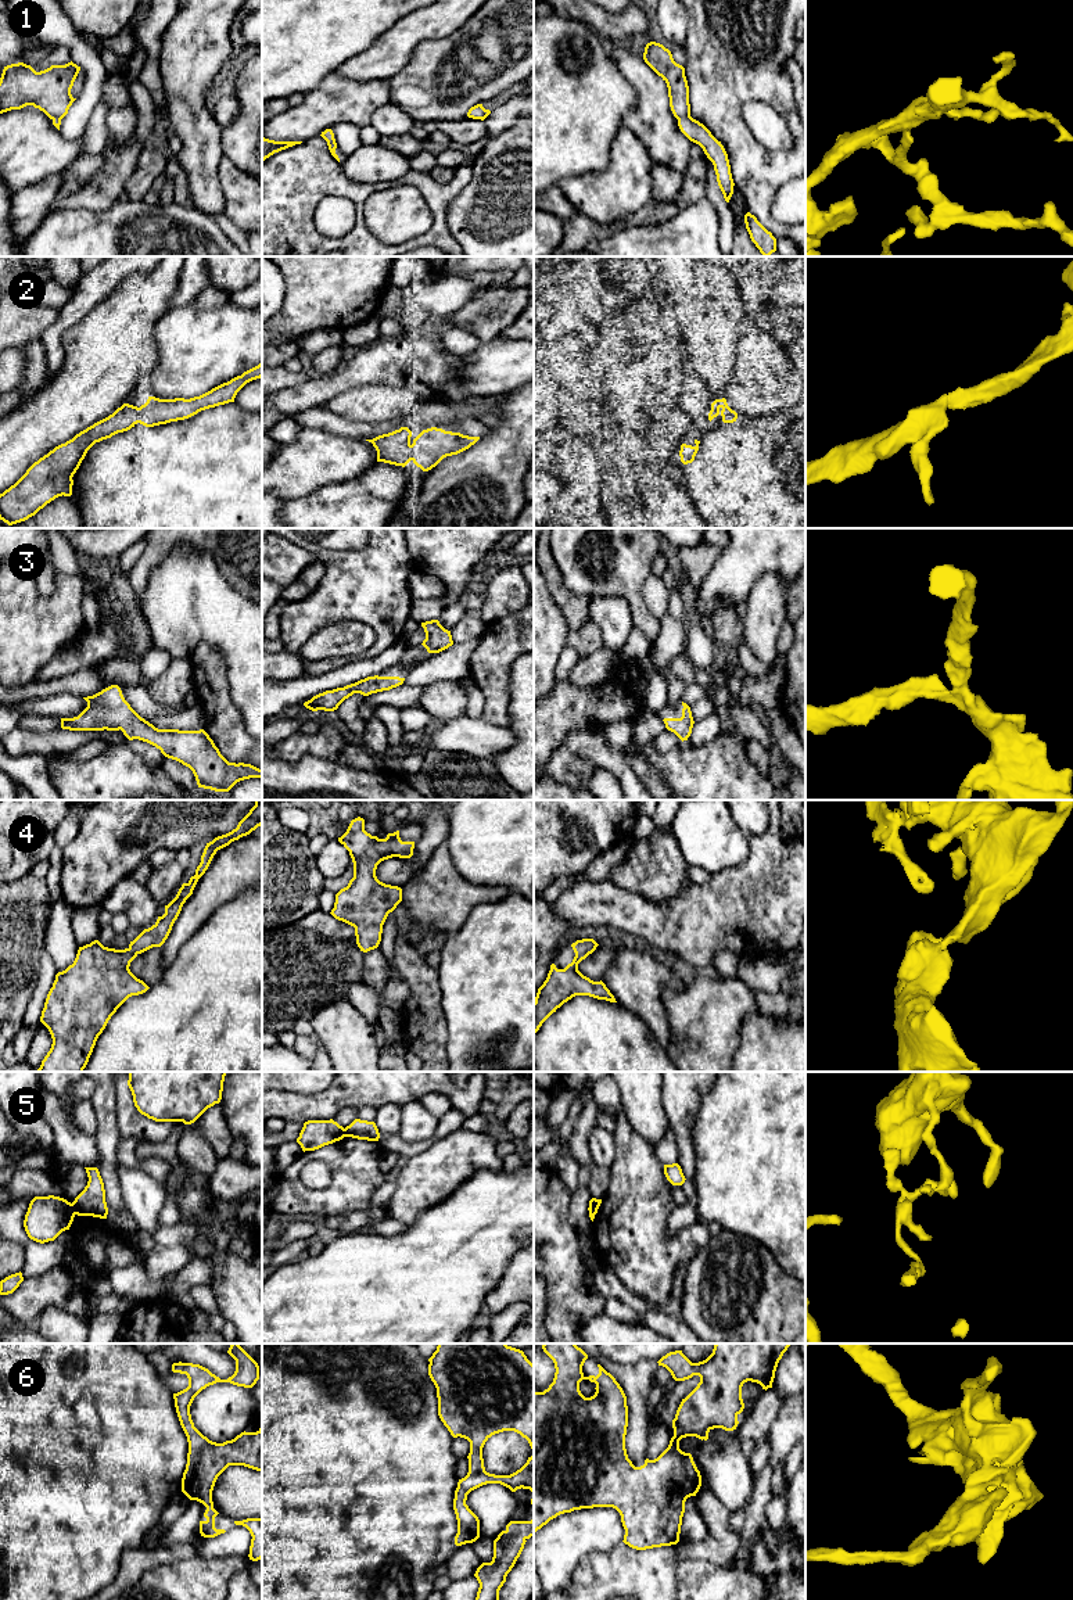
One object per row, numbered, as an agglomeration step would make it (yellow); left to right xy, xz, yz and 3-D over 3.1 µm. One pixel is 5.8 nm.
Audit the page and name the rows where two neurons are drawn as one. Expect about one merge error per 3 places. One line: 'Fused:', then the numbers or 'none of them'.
Fused: 5

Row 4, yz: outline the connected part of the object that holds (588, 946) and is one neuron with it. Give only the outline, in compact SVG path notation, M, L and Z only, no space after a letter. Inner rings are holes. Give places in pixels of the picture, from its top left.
M593 939L577 940L571 944L575 957L564 969L550 965L546 980L538 989L534 1001L534 1033L542 1023L560 1008L564 1002L575 995L589 995L597 1000L617 1002L614 995L600 982L593 982L578 971L578 964L592 954L599 944Z

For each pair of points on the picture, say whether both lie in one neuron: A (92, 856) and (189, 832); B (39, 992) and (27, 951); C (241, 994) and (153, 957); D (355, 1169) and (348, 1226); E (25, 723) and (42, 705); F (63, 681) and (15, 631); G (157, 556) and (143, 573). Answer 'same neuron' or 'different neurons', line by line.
A: same neuron
B: different neurons
C: different neurons
D: different neurons
E: different neurons
F: different neurons
G: same neuron

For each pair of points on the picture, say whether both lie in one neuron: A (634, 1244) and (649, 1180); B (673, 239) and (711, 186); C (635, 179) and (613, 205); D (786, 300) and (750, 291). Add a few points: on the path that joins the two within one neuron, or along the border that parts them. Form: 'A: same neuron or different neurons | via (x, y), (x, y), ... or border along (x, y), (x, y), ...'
A: same neuron | via (634, 1229), (634, 1212), (639, 1195)
B: different neurons | border along (704, 196), (716, 208), (720, 225)
C: same neuron | via (628, 186), (616, 198)
D: different neurons | border along (768, 290), (768, 301), (785, 312)

